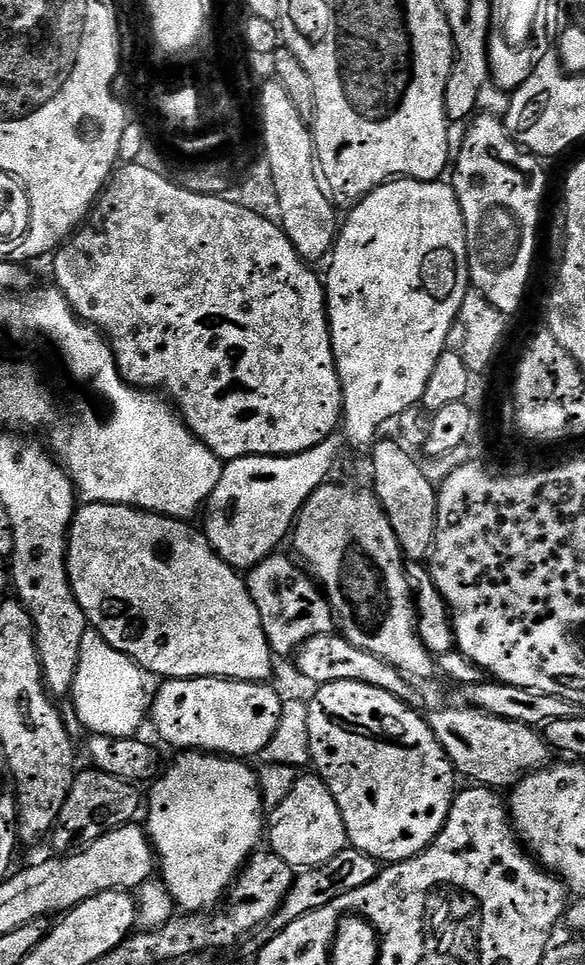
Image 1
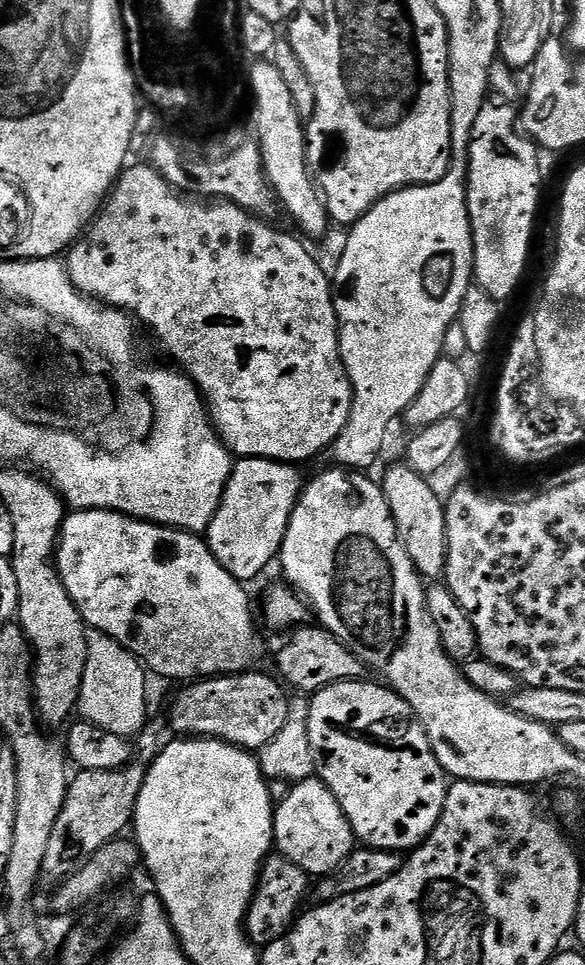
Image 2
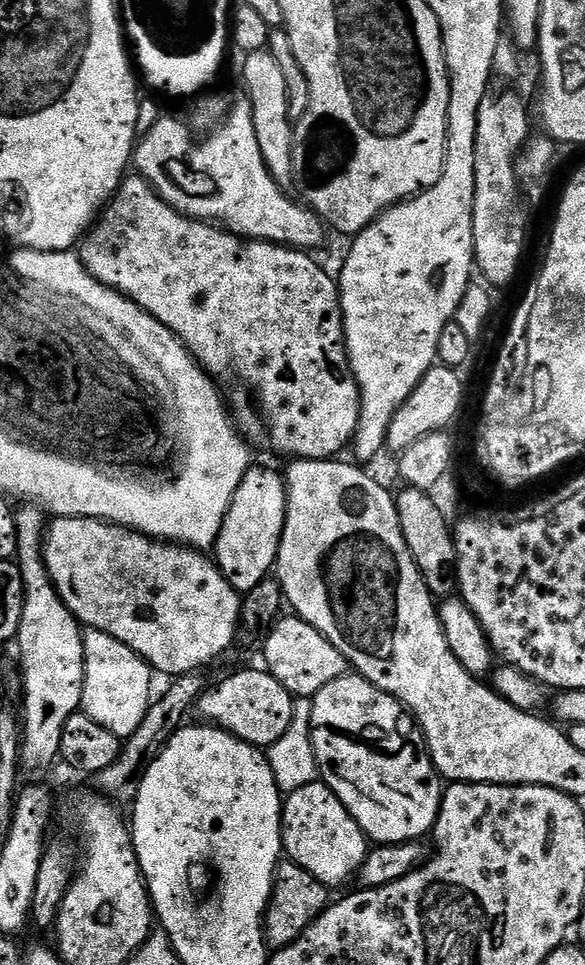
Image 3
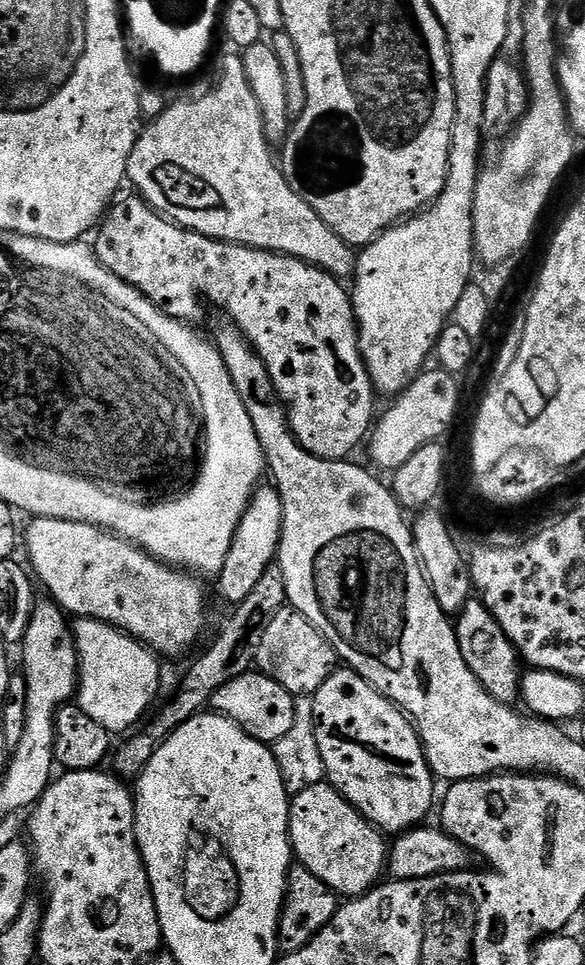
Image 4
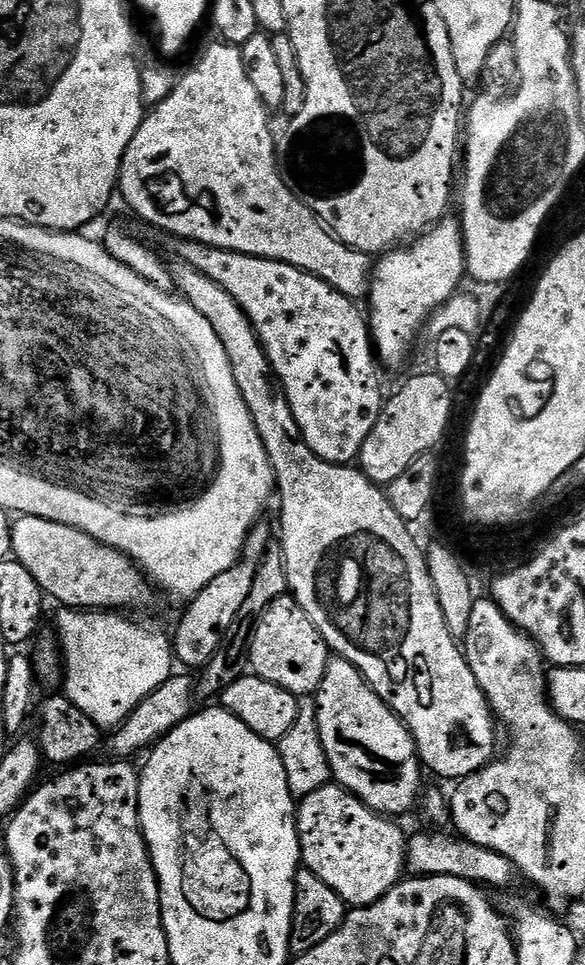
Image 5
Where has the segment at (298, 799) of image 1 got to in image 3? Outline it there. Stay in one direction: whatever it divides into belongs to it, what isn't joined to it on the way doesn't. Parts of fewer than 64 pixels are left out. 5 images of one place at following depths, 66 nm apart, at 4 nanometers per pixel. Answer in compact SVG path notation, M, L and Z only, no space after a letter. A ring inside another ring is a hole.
M322 782L287 793L282 804L282 831L287 859L302 866L302 870L310 870L318 882L329 886L344 884L351 876L353 879L370 851L370 841L350 810Z

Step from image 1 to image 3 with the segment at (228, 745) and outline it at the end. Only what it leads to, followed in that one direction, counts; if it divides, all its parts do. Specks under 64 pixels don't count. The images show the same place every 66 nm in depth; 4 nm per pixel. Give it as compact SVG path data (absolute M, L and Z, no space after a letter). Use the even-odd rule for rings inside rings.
M257 668L236 672L226 677L221 684L206 687L194 705L194 712L204 719L201 721L211 722L231 736L264 750L269 744L278 742L282 734L286 734L286 726L290 726L292 717L294 697L286 690L286 686L282 686L282 682L275 680L266 670Z

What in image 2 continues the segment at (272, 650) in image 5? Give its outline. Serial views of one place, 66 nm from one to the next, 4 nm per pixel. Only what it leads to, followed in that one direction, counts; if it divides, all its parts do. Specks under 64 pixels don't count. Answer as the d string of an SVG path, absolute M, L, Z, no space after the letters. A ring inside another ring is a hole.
M301 626L289 636L292 637L285 642L284 649L276 656L276 664L281 672L279 675L285 685L293 684L301 693L315 694L331 684L343 680L358 680L365 675L363 662L345 644L338 642L334 634L330 634L324 628Z

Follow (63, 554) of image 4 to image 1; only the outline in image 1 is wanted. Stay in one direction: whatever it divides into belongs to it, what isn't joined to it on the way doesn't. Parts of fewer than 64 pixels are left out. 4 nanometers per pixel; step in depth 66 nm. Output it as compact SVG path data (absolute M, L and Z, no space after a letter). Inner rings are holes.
M89 504L77 507L76 517L72 519L72 531L68 538L68 577L74 590L74 598L78 598L78 606L86 614L89 625L114 650L124 652L135 664L140 665L145 673L152 672L159 678L170 680L193 680L199 676L221 676L223 680L255 680L268 682L272 676L272 660L274 653L266 638L266 630L262 626L262 618L258 614L258 606L254 606L254 598L250 594L245 577L228 563L210 546L208 537L199 527L191 528L191 523L173 520L170 516L160 516L156 512L143 512L140 508L131 508L121 504Z

